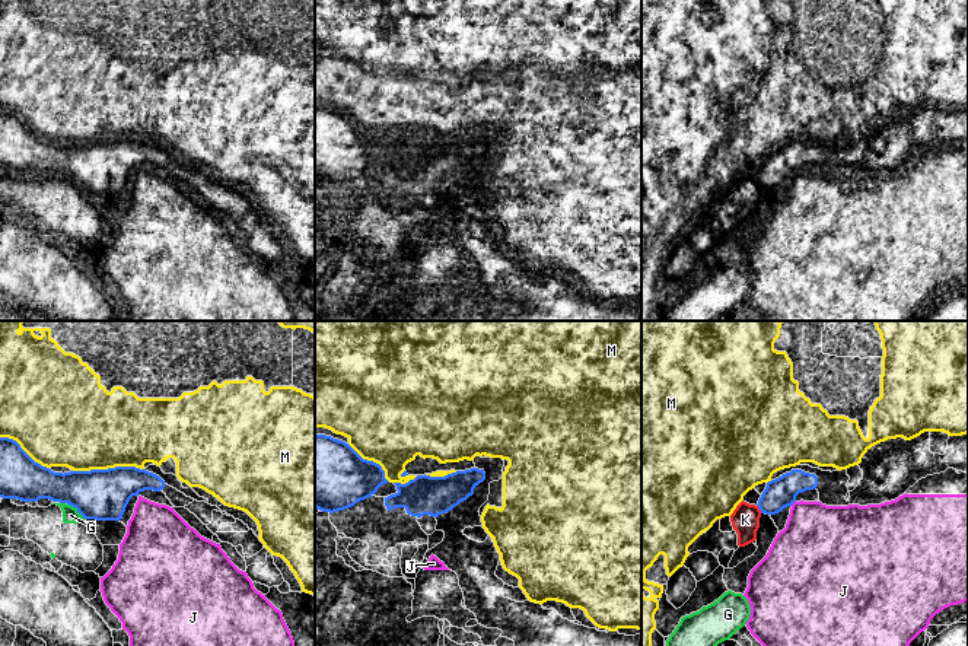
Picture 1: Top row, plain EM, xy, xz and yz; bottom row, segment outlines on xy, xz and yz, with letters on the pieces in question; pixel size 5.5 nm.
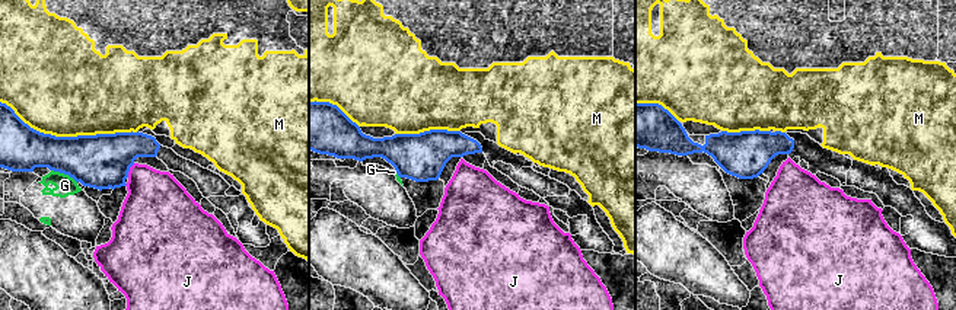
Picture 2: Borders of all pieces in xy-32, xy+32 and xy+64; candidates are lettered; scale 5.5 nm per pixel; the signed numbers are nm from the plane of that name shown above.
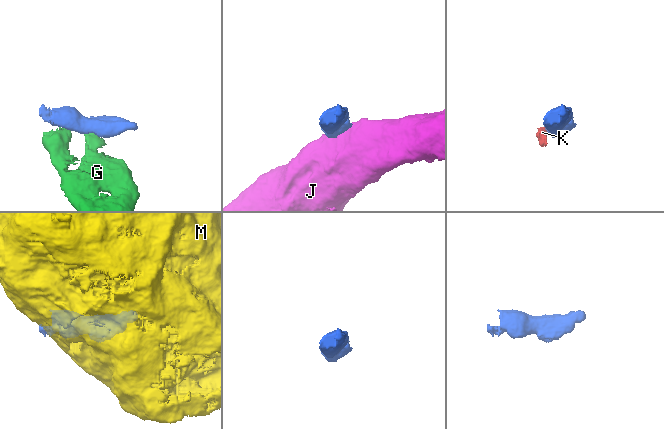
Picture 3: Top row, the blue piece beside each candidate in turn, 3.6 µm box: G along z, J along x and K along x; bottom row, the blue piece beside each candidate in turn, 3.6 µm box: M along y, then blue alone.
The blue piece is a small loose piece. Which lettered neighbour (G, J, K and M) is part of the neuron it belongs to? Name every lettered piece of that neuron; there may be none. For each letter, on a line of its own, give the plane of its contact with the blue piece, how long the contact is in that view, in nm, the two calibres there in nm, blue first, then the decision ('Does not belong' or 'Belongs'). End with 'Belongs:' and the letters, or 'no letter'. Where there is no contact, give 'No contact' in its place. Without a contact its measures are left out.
G: Touches blue in xy. Shared border 130 nm. Thickness 280 nm (blue) against 90 nm. Does not belong
J: Touches blue in yz. Shared border 40 nm. Thickness 160 nm (blue) against 400 nm. Does not belong
K: Touches blue in yz. Shared border 50 nm. Thickness 160 nm (blue) against 160 nm. Does not belong
M: Touches blue in xy. Shared border 380 nm. Thickness 280 nm (blue) against 460 nm. Does not belong
Belongs: no letter

